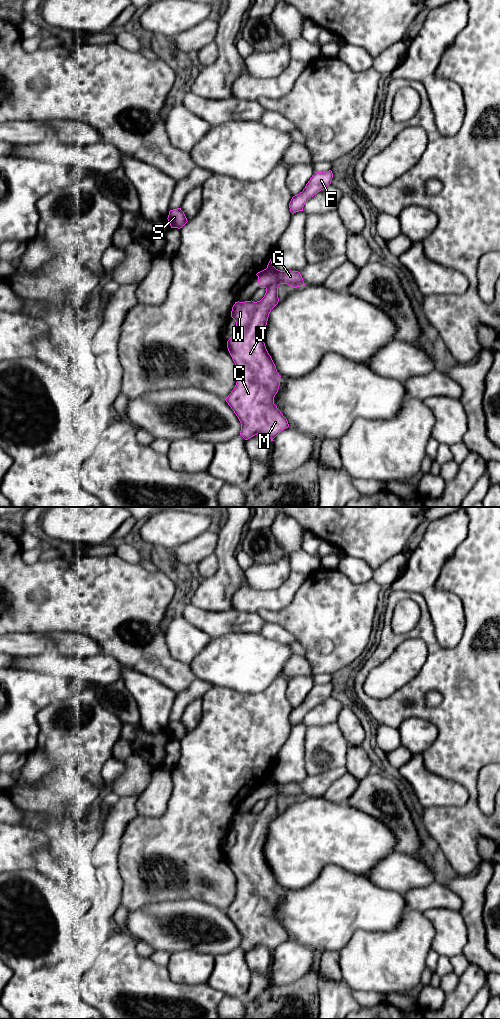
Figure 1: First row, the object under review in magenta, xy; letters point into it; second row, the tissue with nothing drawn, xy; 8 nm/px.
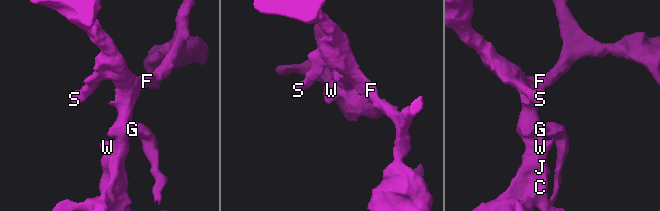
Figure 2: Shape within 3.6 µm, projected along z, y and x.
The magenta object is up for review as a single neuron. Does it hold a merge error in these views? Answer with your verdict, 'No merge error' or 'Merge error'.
Merge error

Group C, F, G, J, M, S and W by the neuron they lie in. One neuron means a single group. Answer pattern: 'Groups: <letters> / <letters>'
Groups: C F J M S W / G

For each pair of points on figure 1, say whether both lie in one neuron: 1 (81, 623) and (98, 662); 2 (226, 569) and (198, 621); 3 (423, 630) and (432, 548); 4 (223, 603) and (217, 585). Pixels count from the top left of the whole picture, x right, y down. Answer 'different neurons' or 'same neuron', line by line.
1: different neurons
2: different neurons
3: different neurons
4: same neuron

